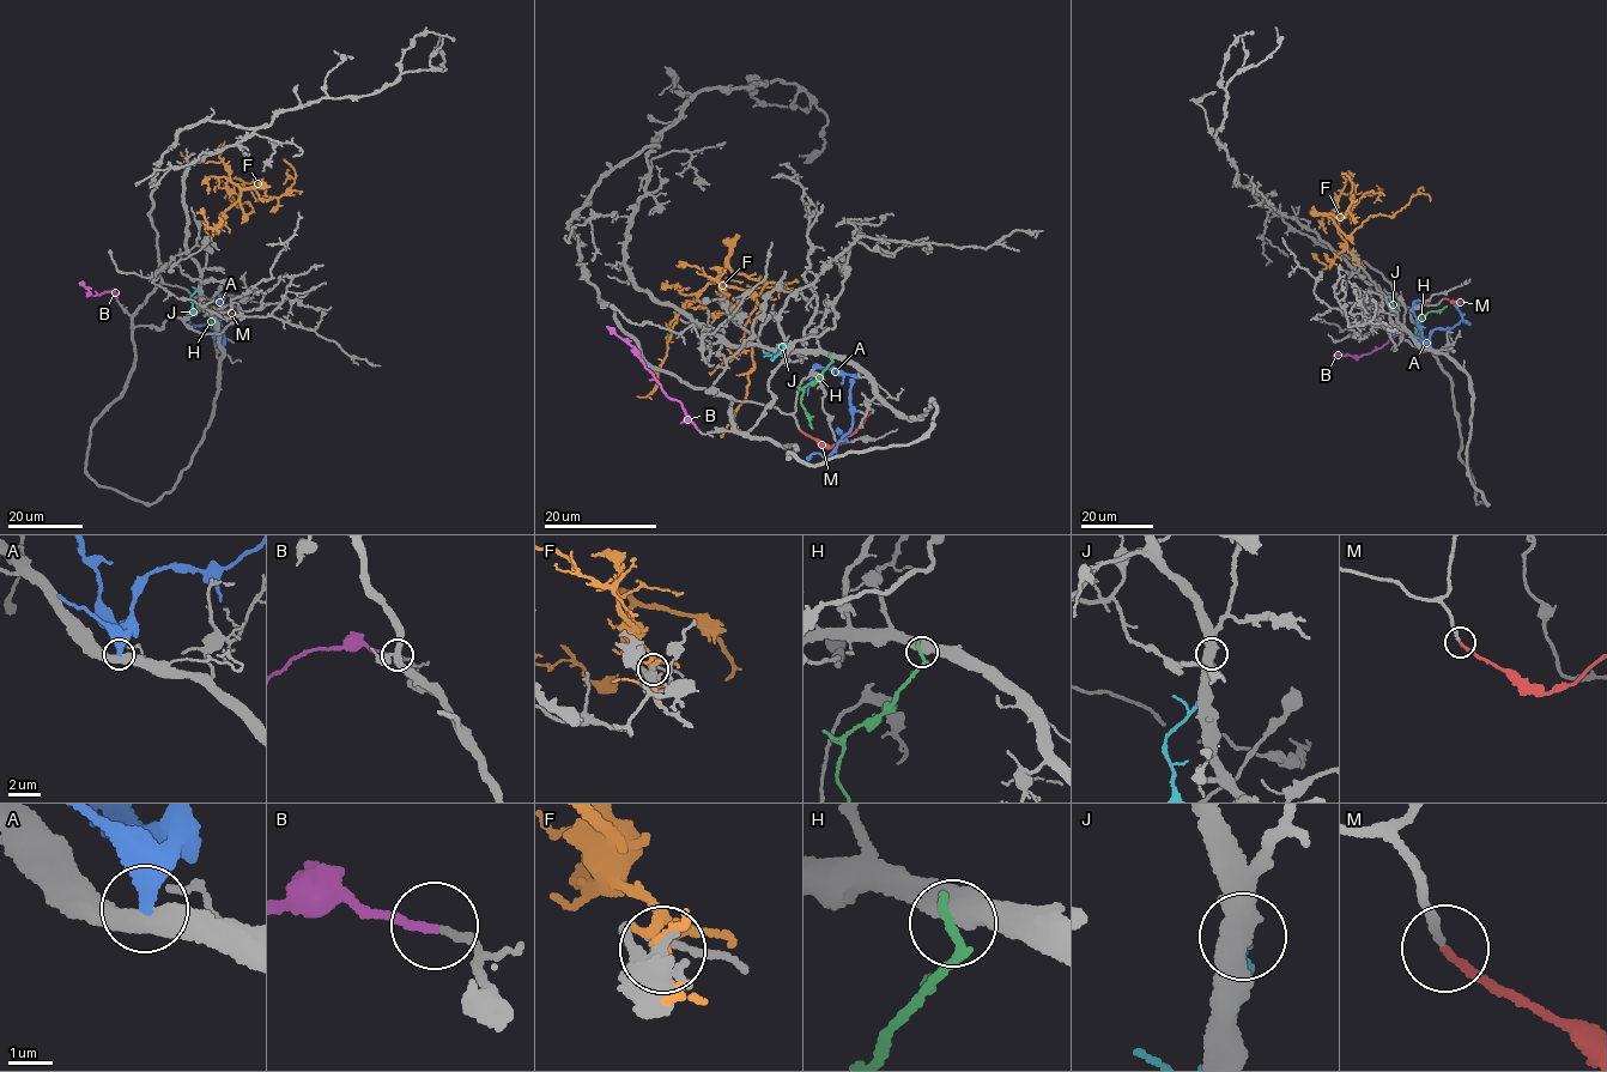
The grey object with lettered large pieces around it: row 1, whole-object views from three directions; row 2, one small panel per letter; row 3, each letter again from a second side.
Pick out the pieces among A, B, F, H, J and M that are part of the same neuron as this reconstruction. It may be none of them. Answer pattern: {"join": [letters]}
{"join": ["B", "M"]}

